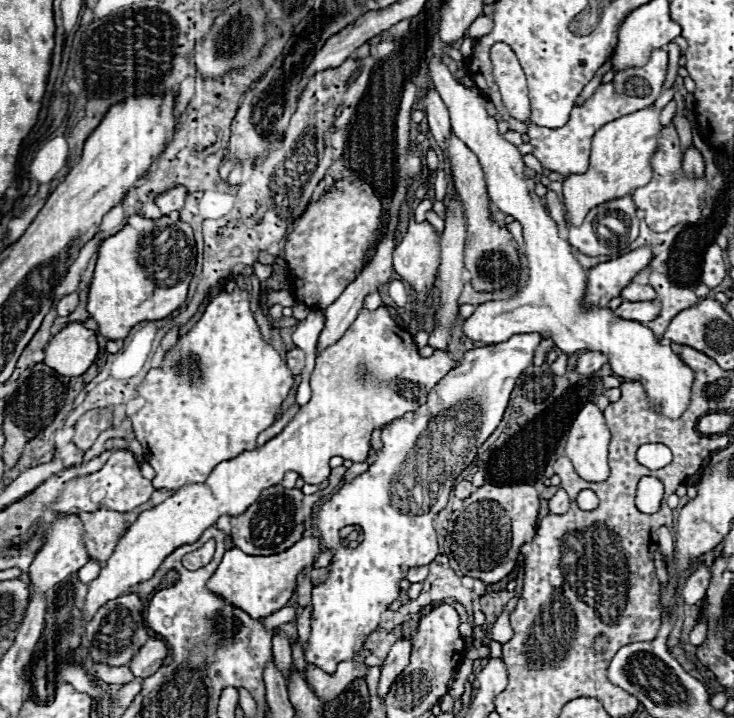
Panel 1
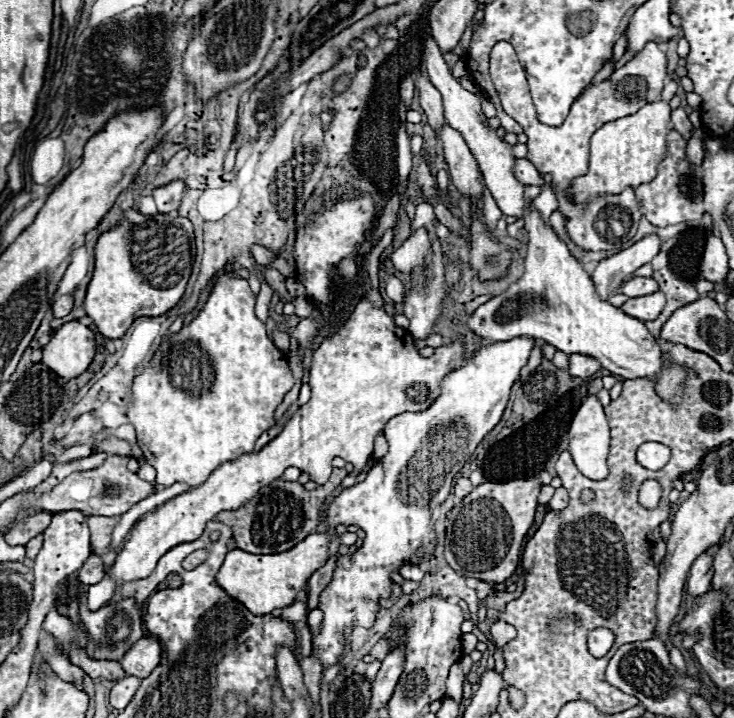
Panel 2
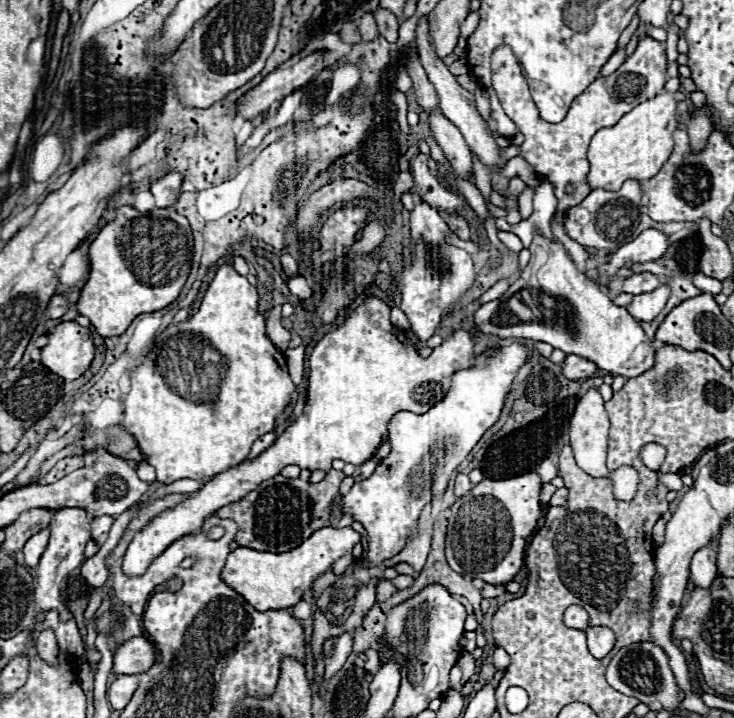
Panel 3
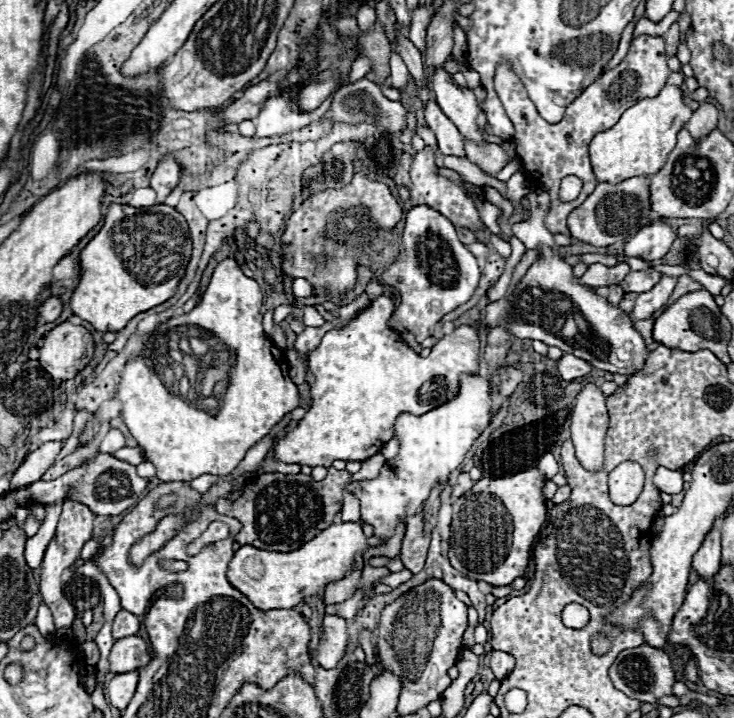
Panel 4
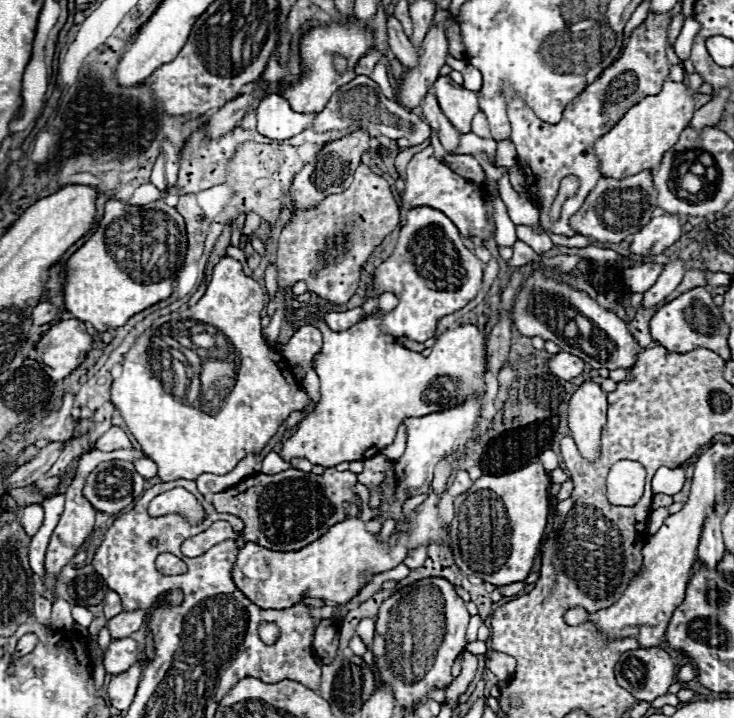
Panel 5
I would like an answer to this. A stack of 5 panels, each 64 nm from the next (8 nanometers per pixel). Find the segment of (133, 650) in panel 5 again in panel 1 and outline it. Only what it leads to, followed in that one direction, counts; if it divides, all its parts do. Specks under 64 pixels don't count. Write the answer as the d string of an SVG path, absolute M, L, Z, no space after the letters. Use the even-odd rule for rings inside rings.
M146 640L146 644L138 650L134 660L130 660L130 672L138 678L152 676L168 656L168 648L162 640Z

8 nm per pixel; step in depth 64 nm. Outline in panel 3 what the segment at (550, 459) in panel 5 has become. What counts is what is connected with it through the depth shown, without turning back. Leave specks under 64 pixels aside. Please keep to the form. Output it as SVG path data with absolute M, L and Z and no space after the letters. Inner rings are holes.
M546 458L546 460L536 468L536 472L542 476L542 482L550 482L552 478L558 476L558 466L556 466L550 458Z

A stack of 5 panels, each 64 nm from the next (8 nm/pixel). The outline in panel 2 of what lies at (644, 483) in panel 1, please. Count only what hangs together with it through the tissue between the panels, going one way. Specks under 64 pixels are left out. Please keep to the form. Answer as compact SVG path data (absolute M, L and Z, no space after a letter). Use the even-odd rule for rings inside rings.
M646 480L644 484L642 484L642 488L640 488L640 504L642 506L646 506L646 508L654 508L654 506L658 506L658 502L660 502L660 494L662 494L662 488L660 488L660 484L656 482L656 480Z

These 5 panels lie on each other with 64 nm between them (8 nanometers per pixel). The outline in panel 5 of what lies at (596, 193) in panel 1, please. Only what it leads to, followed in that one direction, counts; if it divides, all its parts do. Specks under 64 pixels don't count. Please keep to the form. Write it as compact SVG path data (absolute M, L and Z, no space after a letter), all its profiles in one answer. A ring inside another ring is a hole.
M666 78L662 90L656 96L646 96L636 106L632 106L624 118L594 144L602 176L620 180L642 170L656 170L664 152L670 150L678 142L678 136L690 126L690 120L696 112L696 98L698 94L694 94L684 82L672 82Z

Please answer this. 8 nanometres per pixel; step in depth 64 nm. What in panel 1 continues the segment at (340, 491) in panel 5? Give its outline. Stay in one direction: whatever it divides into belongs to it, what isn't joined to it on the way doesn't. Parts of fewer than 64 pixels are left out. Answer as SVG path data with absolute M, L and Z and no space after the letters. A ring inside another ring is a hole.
M344 466L332 468L328 486L314 494L302 494L302 490L298 490L298 488L284 488L280 484L270 486L260 494L260 498L250 508L246 508L246 512L242 512L238 516L220 516L216 520L216 526L222 528L234 540L236 548L244 550L246 554L270 556L270 554L284 552L286 548L290 548L298 540L302 540L308 530L312 530L314 508L316 508L318 500L322 500L326 494L330 494L340 484L340 480L344 478L344 472L346 472Z

